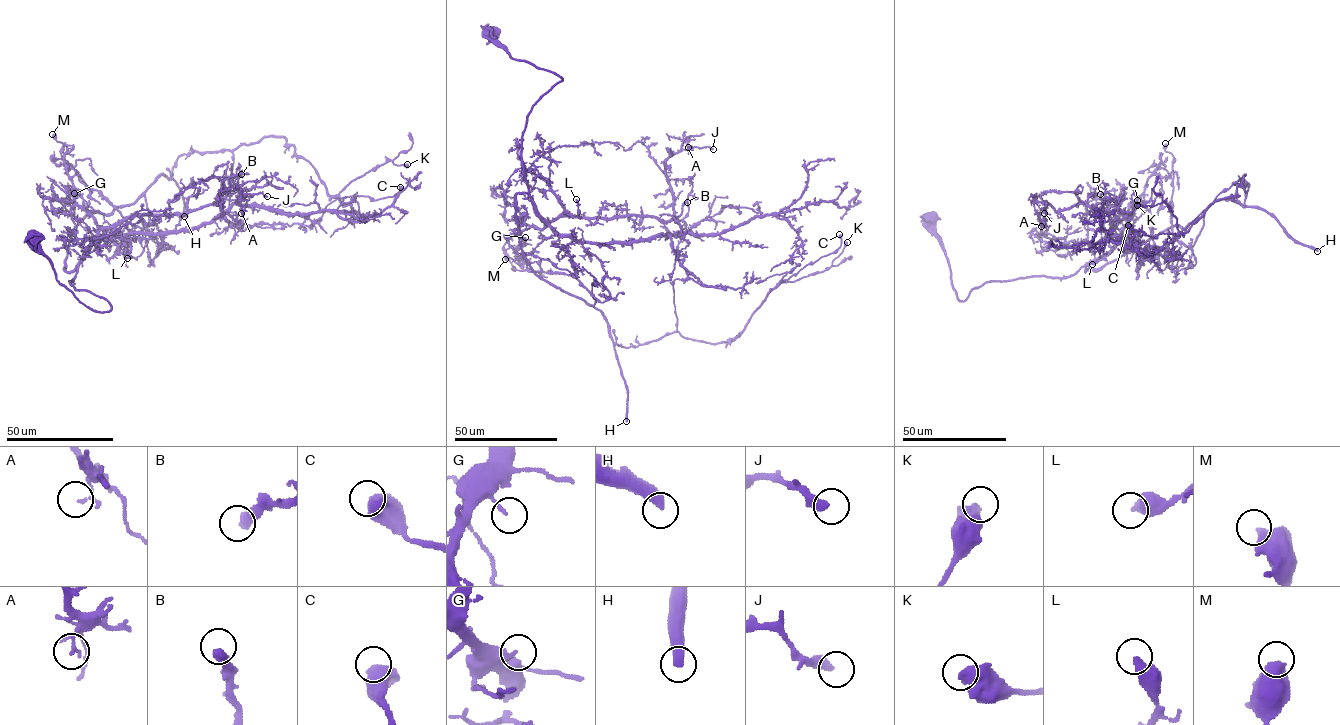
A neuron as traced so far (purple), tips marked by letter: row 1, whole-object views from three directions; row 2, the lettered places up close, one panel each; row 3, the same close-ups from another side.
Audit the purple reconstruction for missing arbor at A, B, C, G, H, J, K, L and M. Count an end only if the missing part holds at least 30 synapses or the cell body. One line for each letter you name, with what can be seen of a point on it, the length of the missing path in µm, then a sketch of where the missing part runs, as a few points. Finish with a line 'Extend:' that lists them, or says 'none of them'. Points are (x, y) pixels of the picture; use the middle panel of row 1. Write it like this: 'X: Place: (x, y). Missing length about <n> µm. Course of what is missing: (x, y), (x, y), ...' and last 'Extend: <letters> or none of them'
H: Place: (626, 421). Missing length about 600 µm
Extend: H

